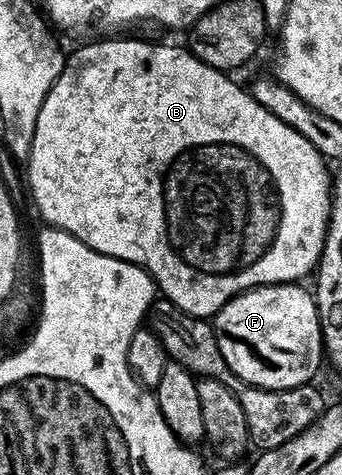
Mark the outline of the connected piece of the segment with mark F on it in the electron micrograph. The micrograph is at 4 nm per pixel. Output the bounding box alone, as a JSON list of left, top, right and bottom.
[214,283,324,391]

